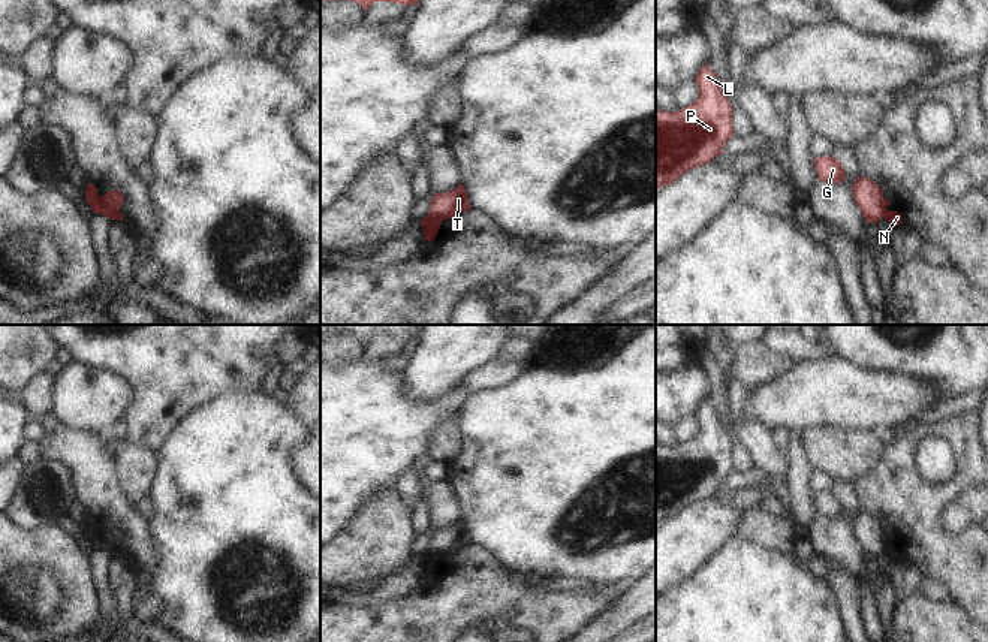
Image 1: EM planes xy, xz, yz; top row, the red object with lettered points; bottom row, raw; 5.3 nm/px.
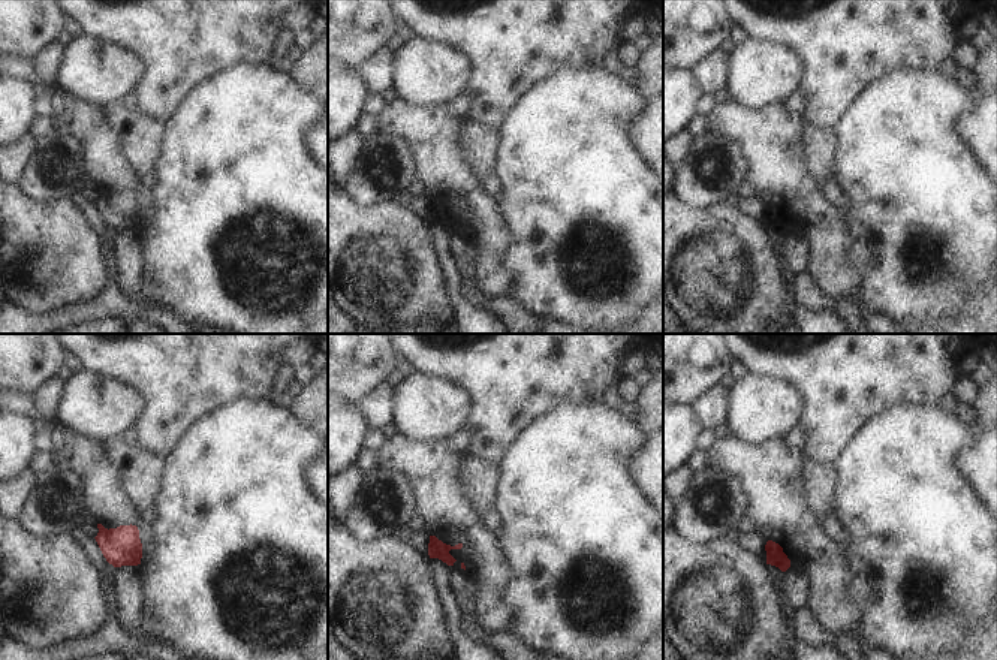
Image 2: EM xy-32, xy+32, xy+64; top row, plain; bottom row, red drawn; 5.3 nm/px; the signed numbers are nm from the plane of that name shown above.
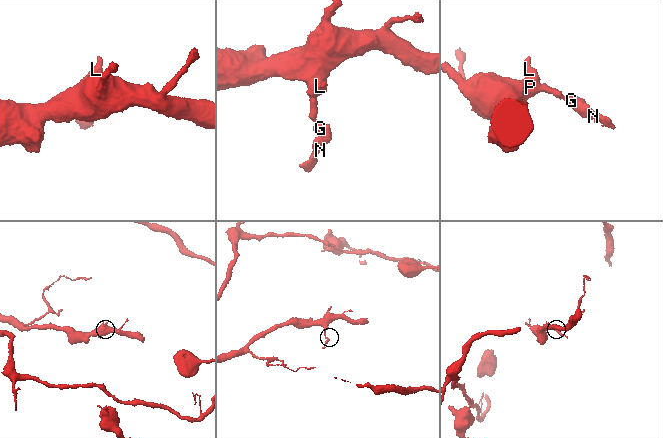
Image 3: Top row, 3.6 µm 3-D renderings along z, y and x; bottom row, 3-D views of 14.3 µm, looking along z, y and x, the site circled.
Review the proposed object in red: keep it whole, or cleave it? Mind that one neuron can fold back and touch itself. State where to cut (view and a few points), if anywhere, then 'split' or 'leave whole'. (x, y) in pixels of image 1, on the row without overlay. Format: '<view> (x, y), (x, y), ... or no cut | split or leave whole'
xy (102, 532), (105, 537), (98, 540), (98, 546) | split

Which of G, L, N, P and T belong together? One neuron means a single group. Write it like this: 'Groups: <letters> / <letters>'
Groups: G L P T / N

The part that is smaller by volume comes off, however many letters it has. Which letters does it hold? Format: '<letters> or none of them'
N

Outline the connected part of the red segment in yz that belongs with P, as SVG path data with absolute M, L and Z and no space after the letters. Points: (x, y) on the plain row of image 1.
M708 398L702 400L695 416L699 431L692 440L678 447L656 443L656 527L675 518L686 507L725 489L723 483L734 471L732 440Z

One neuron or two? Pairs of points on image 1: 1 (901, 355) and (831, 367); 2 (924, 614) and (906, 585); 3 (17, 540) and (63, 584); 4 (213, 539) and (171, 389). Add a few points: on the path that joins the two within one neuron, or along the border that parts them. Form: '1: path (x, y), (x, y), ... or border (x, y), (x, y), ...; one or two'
1: border (833, 355), (849, 359), (857, 365), (888, 371); two
2: border (919, 588), (898, 599); two
3: path (29, 552), (51, 575); one
4: border (208, 400), (192, 409), (157, 448); two

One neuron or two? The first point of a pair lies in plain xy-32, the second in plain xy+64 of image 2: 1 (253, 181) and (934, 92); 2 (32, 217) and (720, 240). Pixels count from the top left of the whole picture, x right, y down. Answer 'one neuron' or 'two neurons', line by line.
1: one neuron
2: one neuron

